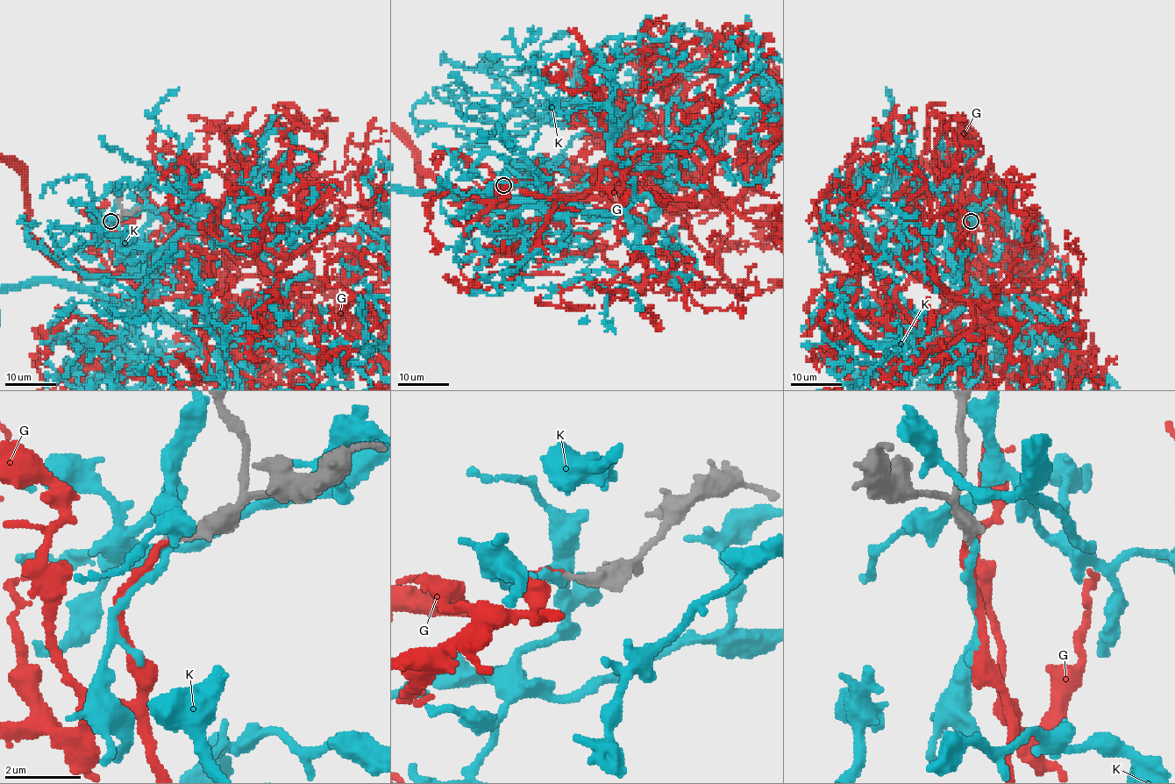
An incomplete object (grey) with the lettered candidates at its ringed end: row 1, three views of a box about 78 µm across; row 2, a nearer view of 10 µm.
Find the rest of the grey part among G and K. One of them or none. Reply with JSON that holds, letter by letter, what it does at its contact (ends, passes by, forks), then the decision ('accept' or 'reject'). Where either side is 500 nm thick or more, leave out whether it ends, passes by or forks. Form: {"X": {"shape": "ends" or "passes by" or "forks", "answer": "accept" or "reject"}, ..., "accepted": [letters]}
{"G": {"shape": "ends", "answer": "accept"}, "K": {"shape": "forks", "answer": "reject"}, "accepted": ["G"]}

